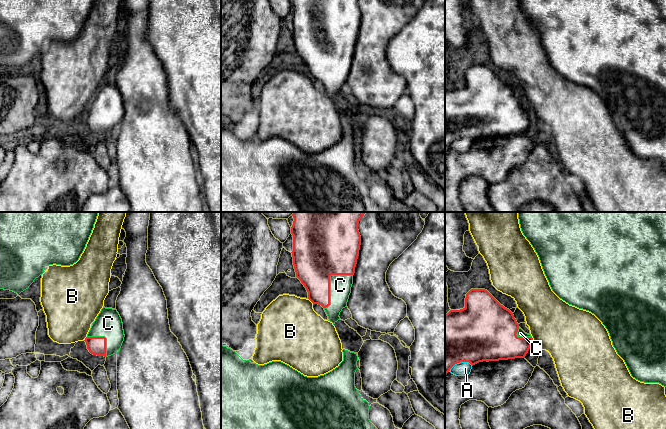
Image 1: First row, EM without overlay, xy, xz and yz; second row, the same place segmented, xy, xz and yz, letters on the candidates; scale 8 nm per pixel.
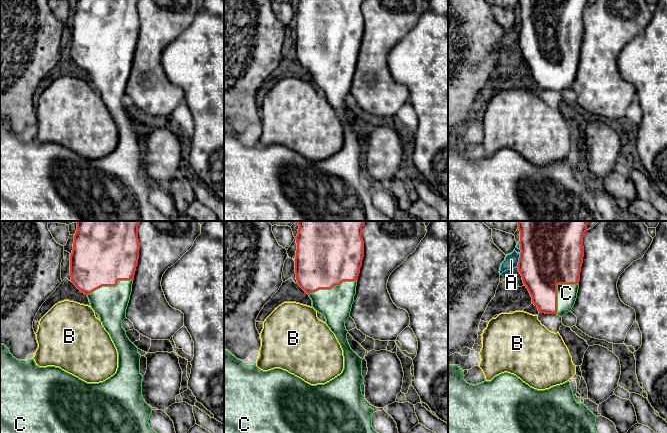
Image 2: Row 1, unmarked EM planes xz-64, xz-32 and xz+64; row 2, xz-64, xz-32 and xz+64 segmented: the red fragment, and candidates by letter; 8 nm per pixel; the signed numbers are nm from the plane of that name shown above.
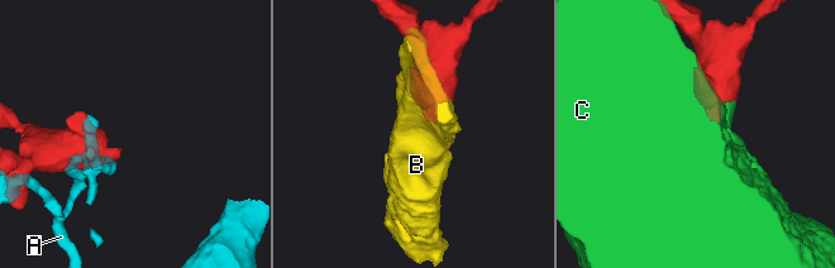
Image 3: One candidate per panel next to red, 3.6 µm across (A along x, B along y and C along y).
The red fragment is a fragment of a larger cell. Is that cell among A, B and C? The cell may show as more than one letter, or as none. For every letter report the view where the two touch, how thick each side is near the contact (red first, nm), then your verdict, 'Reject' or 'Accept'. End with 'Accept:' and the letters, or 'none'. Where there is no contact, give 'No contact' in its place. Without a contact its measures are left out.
A: Touches red in yz. Thickness 460 nm (red) against 110 nm. Reject
B: Touches red in xz. Thickness 280 nm (red) against 460 nm. Reject
C: Touches red in xz. Thickness 400 nm (red) against 180 nm. Accept
Accept: C

